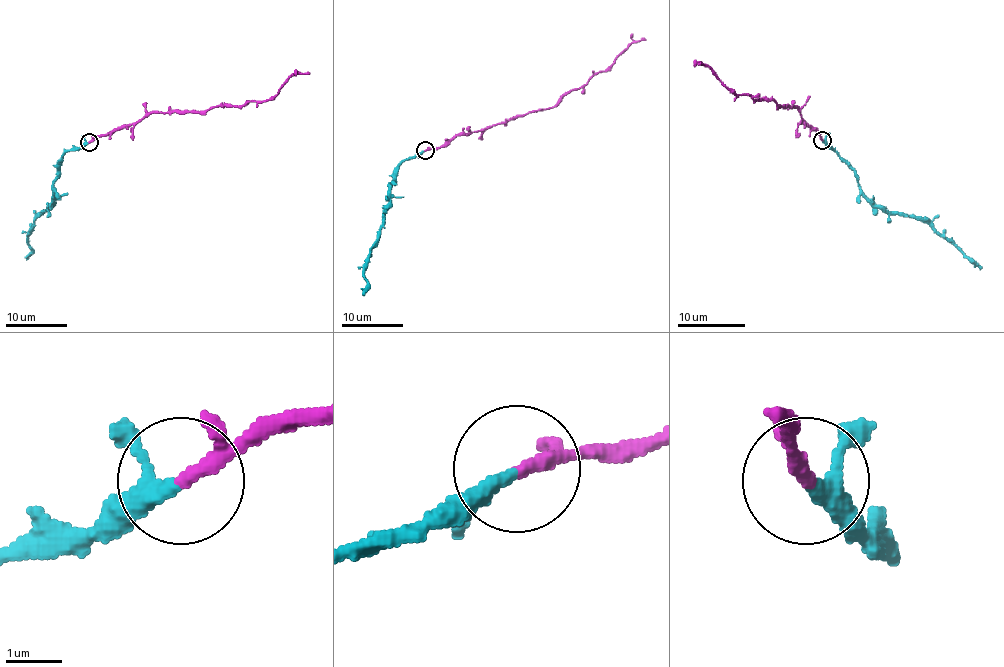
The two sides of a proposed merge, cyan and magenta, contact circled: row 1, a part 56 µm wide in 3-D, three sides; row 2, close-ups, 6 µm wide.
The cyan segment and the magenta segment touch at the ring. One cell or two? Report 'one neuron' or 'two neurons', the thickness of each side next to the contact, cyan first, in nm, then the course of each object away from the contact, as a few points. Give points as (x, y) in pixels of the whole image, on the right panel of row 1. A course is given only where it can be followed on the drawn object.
one neuron; calibres 240 and 190 nm; course cyan (821, 140), (853, 170), (858, 186), (872, 201), (887, 211), (924, 218), (979, 270); course magenta (821, 140), (796, 108), (754, 100), (749, 95), (737, 95), (707, 66), (698, 63)

